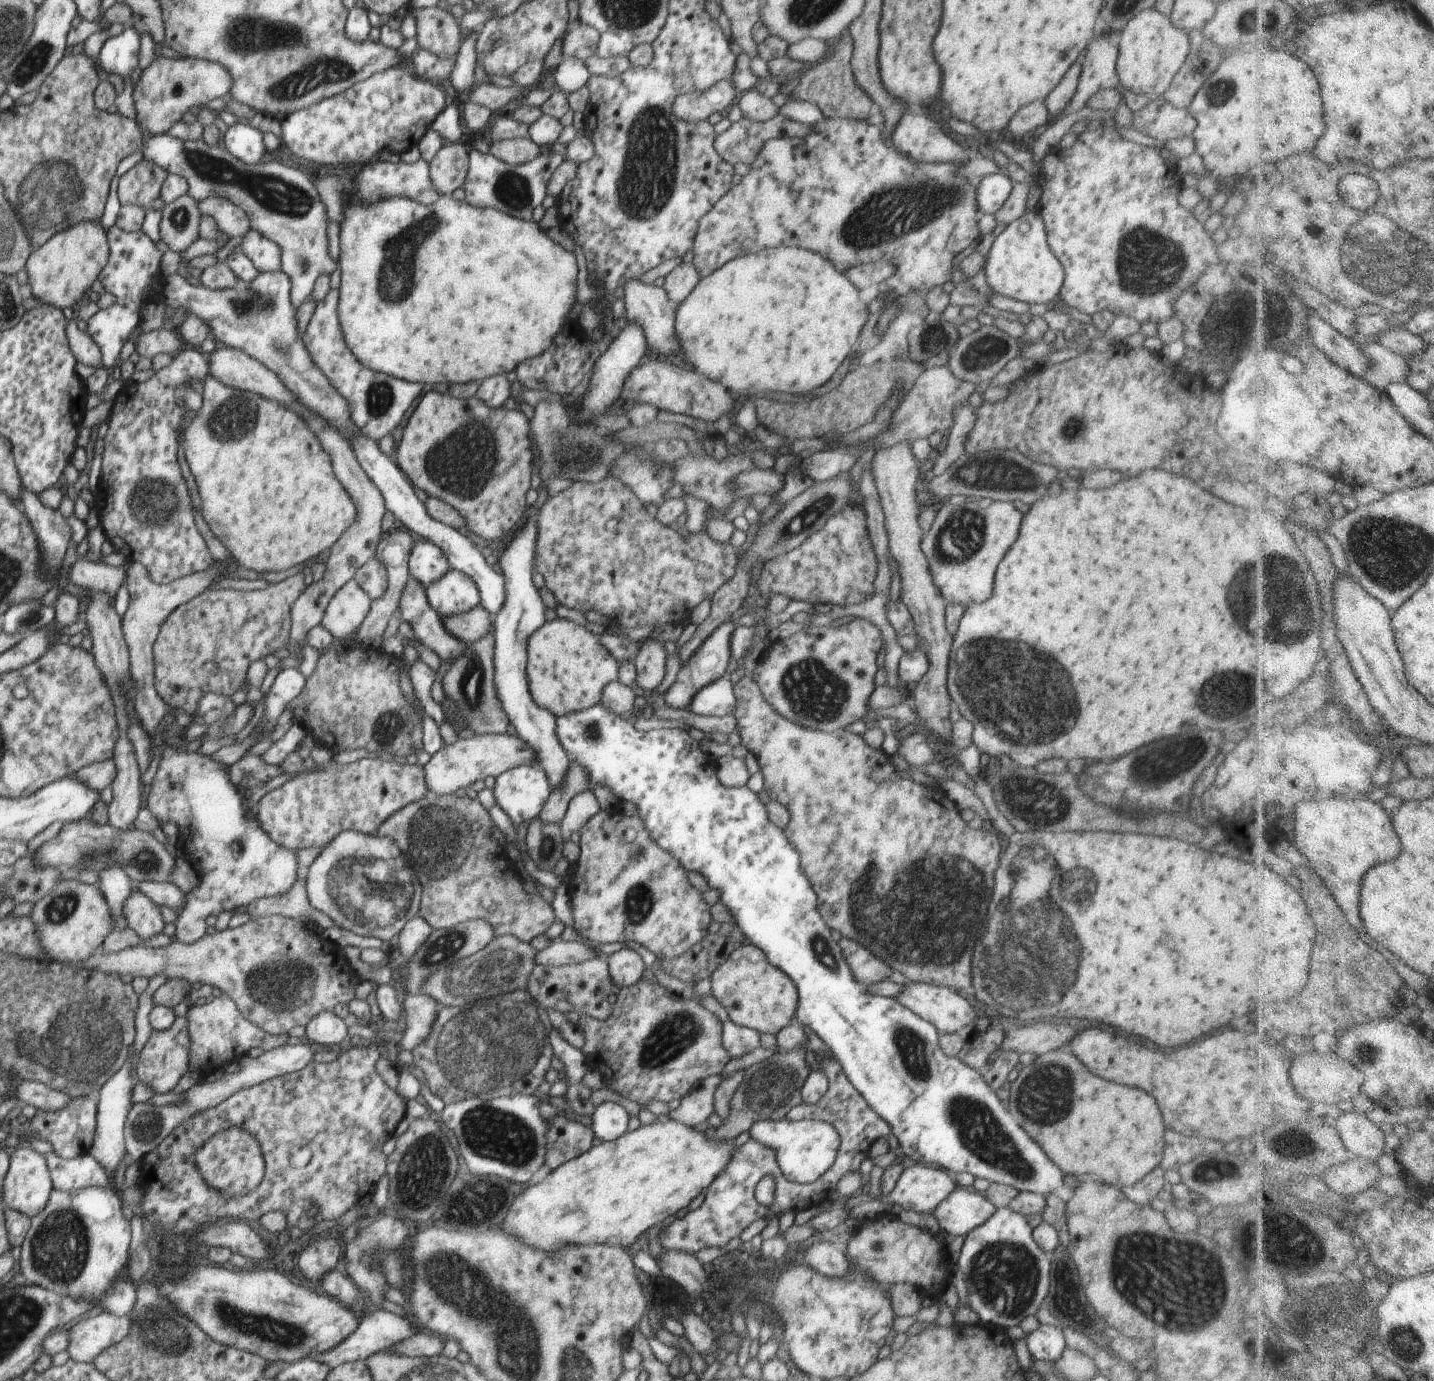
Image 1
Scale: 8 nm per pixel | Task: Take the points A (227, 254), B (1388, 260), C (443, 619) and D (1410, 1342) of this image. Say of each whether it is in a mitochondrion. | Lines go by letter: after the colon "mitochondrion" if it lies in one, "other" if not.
A: other
B: mitochondrion
C: other
D: mitochondrion

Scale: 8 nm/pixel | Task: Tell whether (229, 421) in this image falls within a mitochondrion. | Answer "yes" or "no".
yes

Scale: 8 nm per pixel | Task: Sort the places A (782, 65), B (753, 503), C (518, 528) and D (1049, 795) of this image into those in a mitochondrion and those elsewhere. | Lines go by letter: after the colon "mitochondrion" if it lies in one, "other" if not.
A: other
B: other
C: other
D: mitochondrion

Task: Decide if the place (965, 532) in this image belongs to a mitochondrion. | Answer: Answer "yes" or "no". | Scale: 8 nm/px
yes

